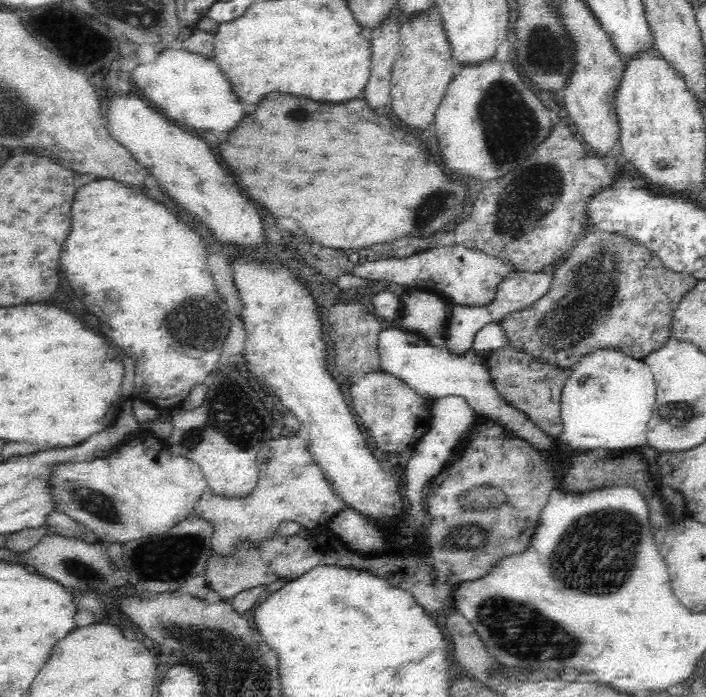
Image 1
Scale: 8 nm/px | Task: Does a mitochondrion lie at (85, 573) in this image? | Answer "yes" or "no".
yes

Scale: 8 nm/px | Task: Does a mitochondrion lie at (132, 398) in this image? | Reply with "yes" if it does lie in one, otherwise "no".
no

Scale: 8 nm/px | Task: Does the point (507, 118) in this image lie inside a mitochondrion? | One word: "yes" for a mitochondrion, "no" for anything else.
yes

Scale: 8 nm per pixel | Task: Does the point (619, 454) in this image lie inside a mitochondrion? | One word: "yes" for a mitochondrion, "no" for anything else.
no

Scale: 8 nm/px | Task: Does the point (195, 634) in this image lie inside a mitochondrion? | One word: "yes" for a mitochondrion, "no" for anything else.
yes

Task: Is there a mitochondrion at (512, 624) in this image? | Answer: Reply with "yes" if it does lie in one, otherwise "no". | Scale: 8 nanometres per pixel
yes

